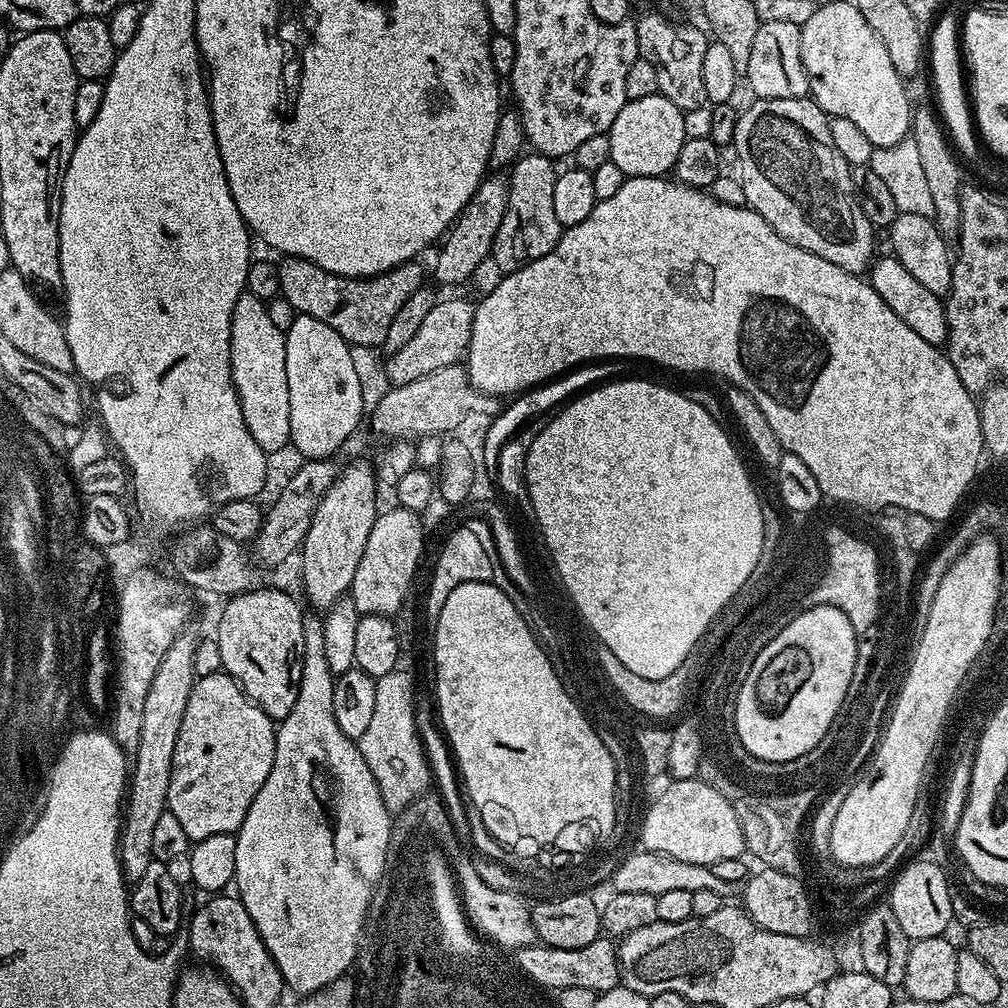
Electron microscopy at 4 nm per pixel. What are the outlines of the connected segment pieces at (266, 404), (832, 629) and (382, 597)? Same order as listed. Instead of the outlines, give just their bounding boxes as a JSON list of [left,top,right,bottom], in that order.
[[230,292,290,454],[736,605,856,764],[350,507,426,617]]

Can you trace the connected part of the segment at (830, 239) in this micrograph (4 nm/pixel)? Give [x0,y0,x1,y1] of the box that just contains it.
[732,98,878,273]

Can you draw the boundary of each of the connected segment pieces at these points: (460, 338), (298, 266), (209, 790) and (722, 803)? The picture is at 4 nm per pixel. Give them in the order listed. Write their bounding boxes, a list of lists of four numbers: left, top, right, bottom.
[[387,300,476,386],[278,256,425,349],[166,670,276,842],[640,778,745,865]]

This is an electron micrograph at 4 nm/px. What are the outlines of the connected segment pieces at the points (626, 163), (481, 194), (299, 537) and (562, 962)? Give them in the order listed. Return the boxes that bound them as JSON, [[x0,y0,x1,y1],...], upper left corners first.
[[606,94,685,177],[436,174,508,284],[254,459,338,569],[515,938,621,993]]

